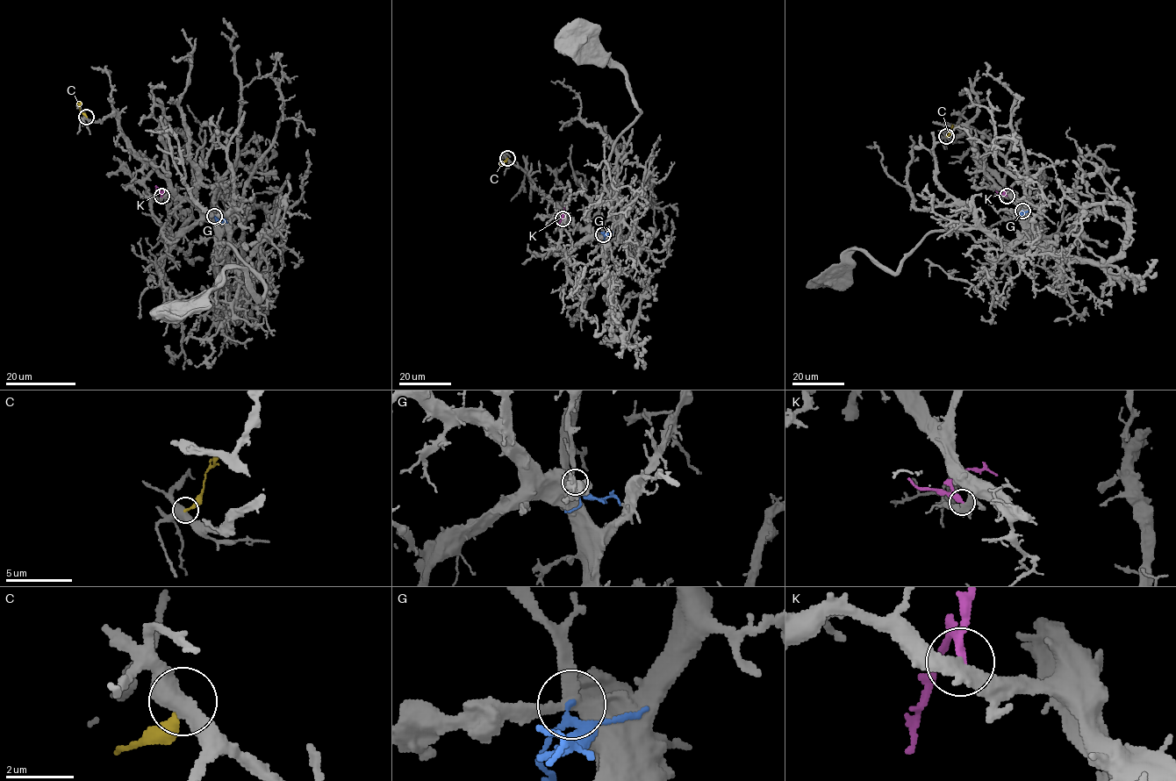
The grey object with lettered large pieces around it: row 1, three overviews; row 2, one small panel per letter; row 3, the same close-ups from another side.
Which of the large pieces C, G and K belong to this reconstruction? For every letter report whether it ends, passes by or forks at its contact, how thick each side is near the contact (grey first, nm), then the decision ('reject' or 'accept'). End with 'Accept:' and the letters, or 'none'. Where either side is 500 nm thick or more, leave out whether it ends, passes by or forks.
C: it ends | 440/200 nm | reject
G: it passes by | 360/150 nm | reject
K: it passes by | 280/200 nm | accept
Accept: K

